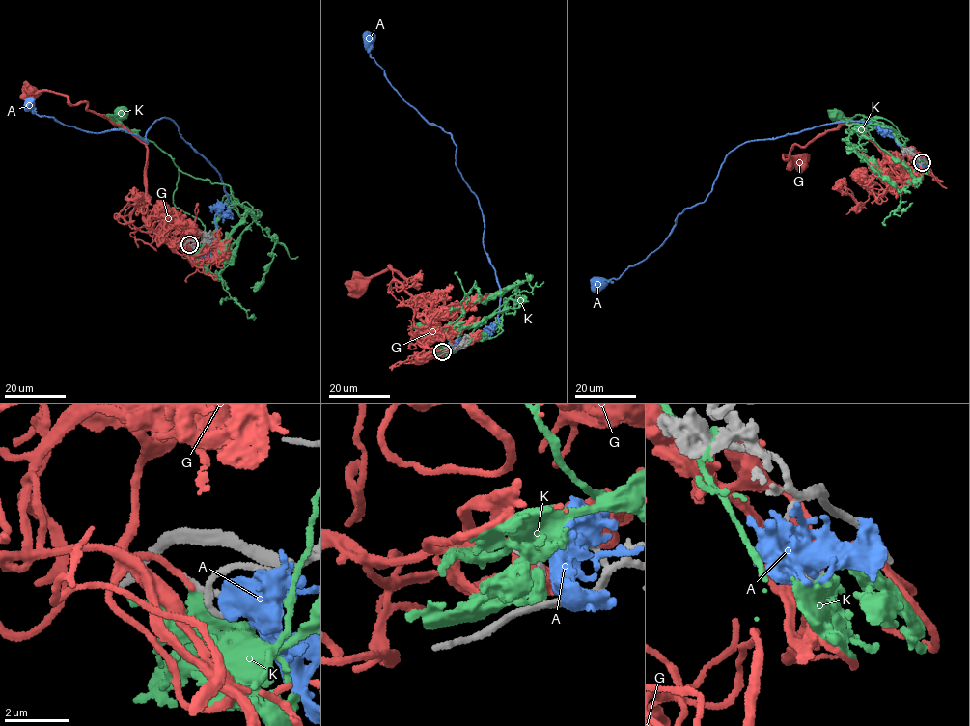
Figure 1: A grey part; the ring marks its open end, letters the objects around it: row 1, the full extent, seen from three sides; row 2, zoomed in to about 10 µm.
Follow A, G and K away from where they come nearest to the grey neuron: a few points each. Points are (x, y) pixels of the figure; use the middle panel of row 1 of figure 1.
A: (444, 348), (497, 322), (500, 288), (484, 218), (456, 165), (452, 136), (403, 100), (369, 41)
G: (442, 351), (411, 335), (440, 329), (422, 319), (391, 265), (355, 281), (355, 287)
K: (442, 351), (452, 342), (463, 345), (442, 356), (458, 349), (459, 337), (430, 331), (426, 325), (430, 323)

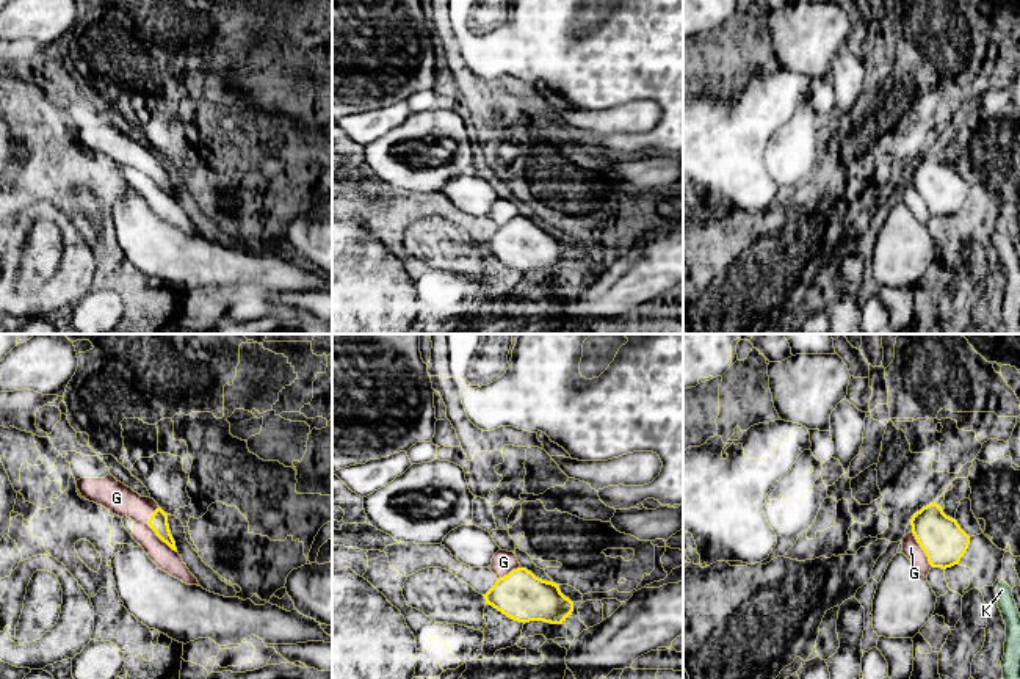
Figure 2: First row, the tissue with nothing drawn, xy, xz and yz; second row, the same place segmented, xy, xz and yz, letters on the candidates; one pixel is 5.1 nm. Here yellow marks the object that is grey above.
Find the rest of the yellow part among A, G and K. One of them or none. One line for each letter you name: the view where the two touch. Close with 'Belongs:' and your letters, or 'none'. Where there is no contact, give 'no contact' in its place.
G: meets yellow in xy
Belongs: G

